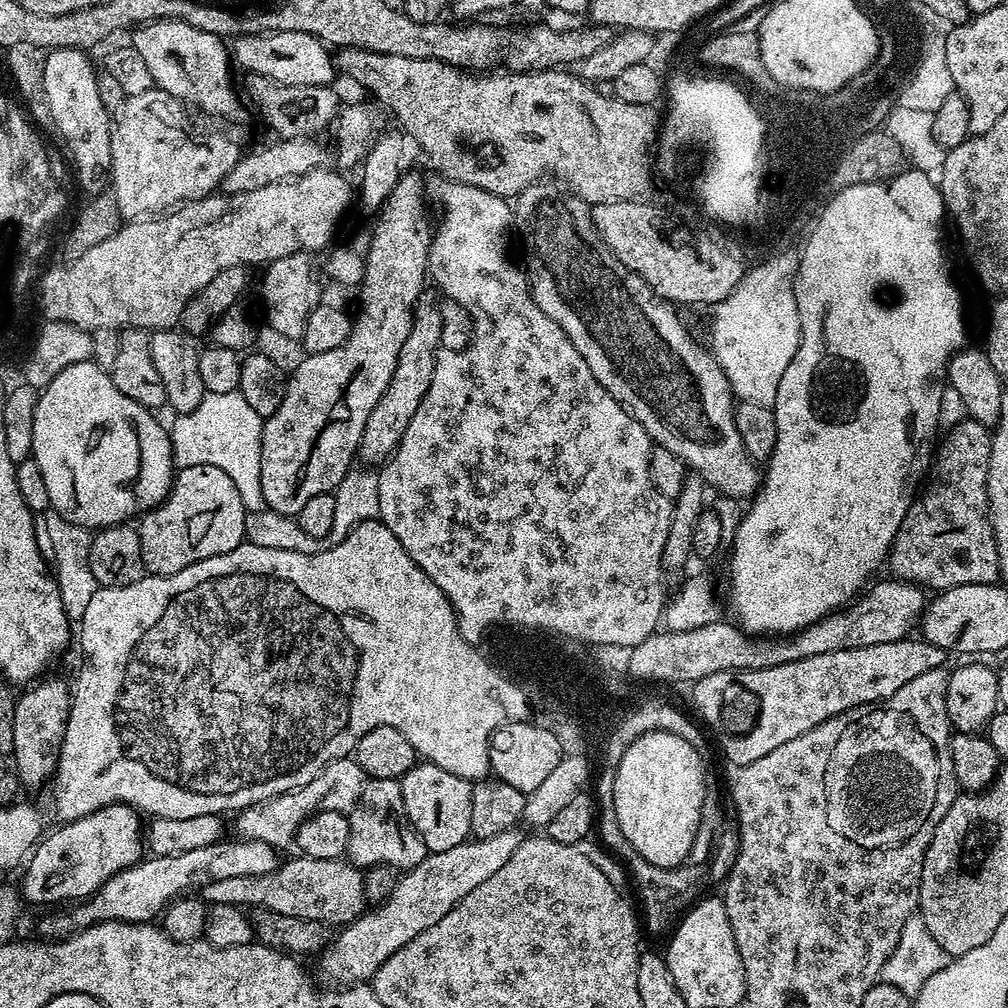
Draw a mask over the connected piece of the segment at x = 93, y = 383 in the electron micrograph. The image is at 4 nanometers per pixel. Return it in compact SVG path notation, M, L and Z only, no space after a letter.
M91 359L70 365L58 373L53 381L39 393L36 401L34 442L32 443L31 455L31 459L36 461L38 470L42 470L42 479L46 482L46 491L50 494L51 511L62 514L62 518L66 518L83 528L99 530L131 521L132 515L135 517L137 514L143 514L149 508L155 508L156 505L166 500L174 483L172 440L169 436L169 429L165 426L163 428L152 416L155 415L149 409L143 408L138 402L134 402L134 398L126 398L126 394L122 394L122 390L118 390L114 386L111 375L105 369L99 368Z

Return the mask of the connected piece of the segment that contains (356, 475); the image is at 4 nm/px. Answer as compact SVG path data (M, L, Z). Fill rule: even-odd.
M368 468L349 469L342 482L336 488L334 521L327 536L310 535L301 528L293 517L280 515L272 509L248 512L246 526L244 527L245 539L254 545L269 546L270 549L284 549L302 554L315 554L325 552L333 545L340 543L352 532L352 529L364 520L377 519L380 514L378 506L378 474Z

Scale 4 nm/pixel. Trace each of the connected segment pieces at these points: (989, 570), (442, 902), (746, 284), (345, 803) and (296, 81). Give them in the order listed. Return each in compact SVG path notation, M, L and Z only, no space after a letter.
M971 418L957 419L949 428L952 429L945 436L943 433L934 452L934 467L930 472L932 485L928 489L925 487L913 499L890 553L891 575L897 580L919 584L925 590L943 590L967 584L994 584L1000 579L998 546L988 521L988 467L992 432Z
M514 827L510 830L504 830L499 834L494 834L491 838L471 839L454 846L451 850L431 852L418 864L418 866L407 869L398 879L398 884L393 892L383 900L372 911L365 911L356 917L351 924L345 925L319 955L320 968L323 974L336 986L355 986L359 983L369 981L381 965L385 964L404 945L429 929L435 922L440 921L446 916L462 898L471 890L477 889L482 883L506 866L518 846L525 840L525 833L522 833L521 827Z
M772 260L764 268L753 263L726 302L718 302L711 309L710 351L724 367L735 399L740 402L775 405L778 382L782 382L782 374L786 374L786 366L790 366L800 345L798 306L792 308L796 296L788 296L788 276L784 276L788 268L784 264L788 260Z
M355 758L331 760L313 780L306 782L306 786L295 788L293 792L283 792L273 800L262 800L243 809L235 817L236 828L241 832L239 835L243 839L266 842L274 849L283 850L287 844L291 845L295 841L296 828L300 823L316 812L351 812L362 794L365 783L364 771L362 766L358 766Z
M258 32L238 36L230 52L235 63L244 67L245 73L269 76L290 86L328 86L338 76L338 64L333 53L332 56L328 53L331 52L329 45L319 36L311 36L308 32Z

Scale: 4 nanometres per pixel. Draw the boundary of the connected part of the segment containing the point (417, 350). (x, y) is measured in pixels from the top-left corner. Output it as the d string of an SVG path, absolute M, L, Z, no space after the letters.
M426 290L414 305L412 329L410 334L406 334L406 342L402 342L402 350L398 350L398 362L390 378L390 386L386 386L386 394L378 398L378 406L370 410L370 418L366 418L366 430L362 434L358 449L359 459L361 461L364 459L365 465L376 466L387 461L399 446L406 426L410 426L410 418L414 418L414 410L418 410L426 390L430 390L430 378L434 378L434 362L440 348L441 334L442 324L437 293Z

